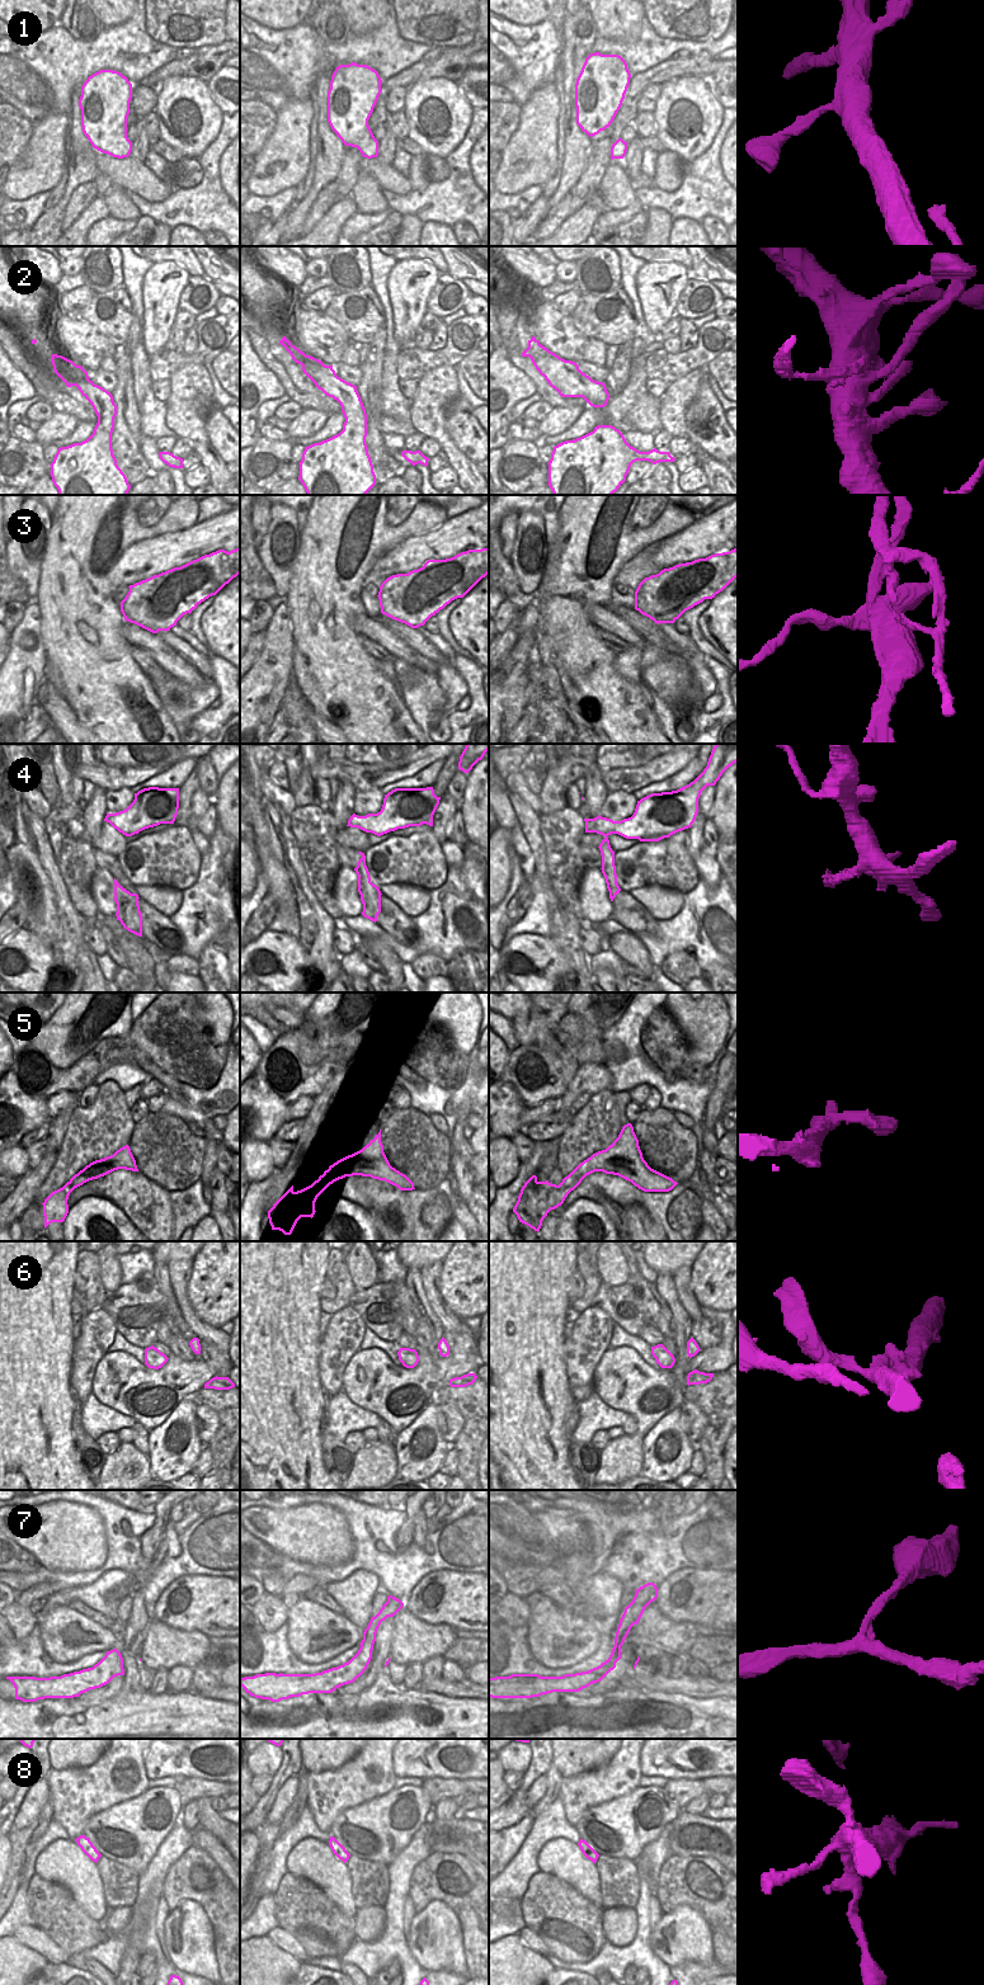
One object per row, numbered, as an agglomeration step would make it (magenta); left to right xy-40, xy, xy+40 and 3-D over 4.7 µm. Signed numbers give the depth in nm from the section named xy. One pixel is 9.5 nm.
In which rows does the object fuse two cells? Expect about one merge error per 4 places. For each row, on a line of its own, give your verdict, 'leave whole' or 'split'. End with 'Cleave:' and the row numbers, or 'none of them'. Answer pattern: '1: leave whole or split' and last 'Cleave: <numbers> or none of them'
1: leave whole
2: split
3: split
4: split
5: leave whole
6: leave whole
7: leave whole
8: leave whole
Cleave: 2, 3, 4

